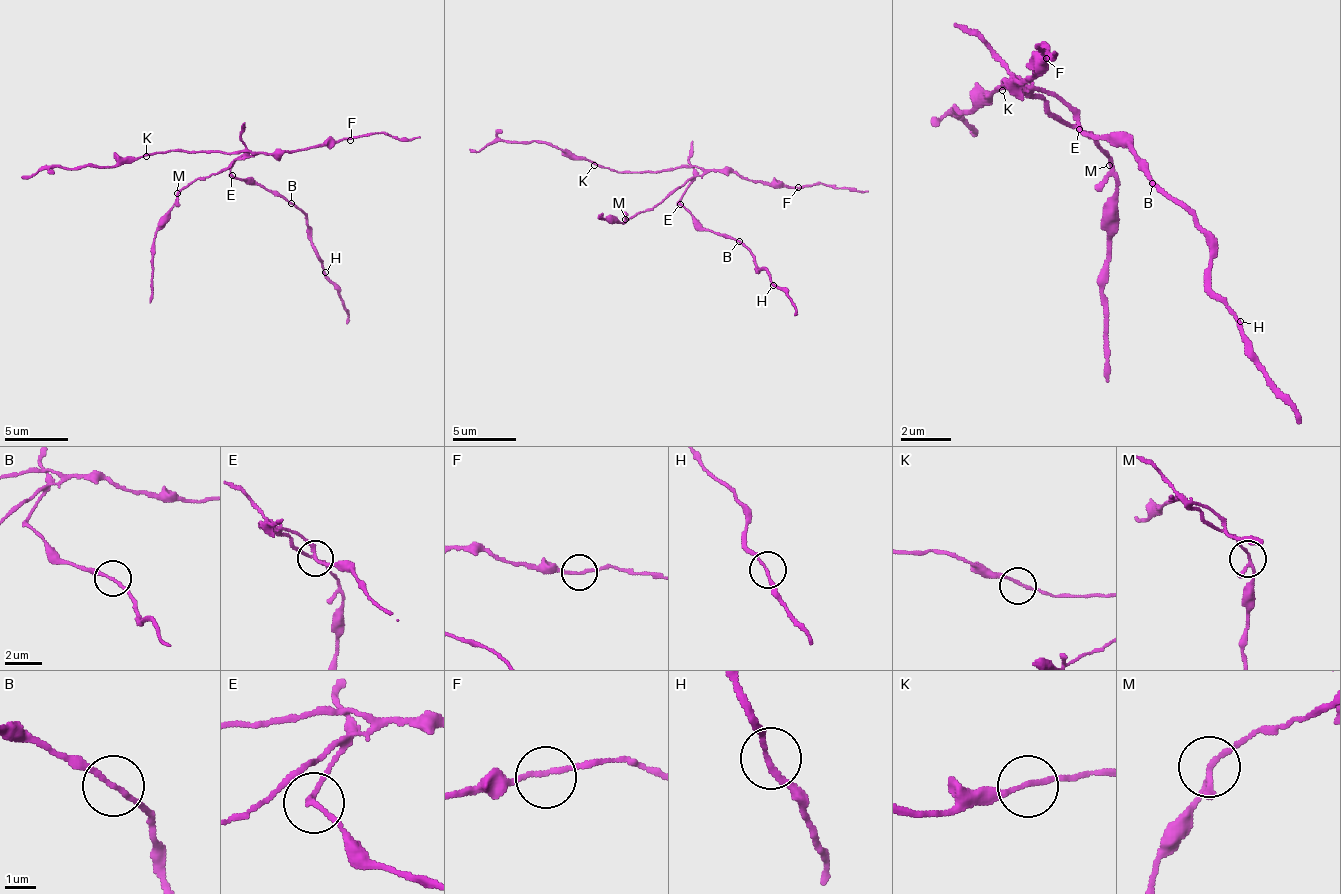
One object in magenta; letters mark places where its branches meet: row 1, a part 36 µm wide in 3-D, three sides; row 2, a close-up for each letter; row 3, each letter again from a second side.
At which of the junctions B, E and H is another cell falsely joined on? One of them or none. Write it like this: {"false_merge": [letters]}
{"false_merge": ["E"]}

